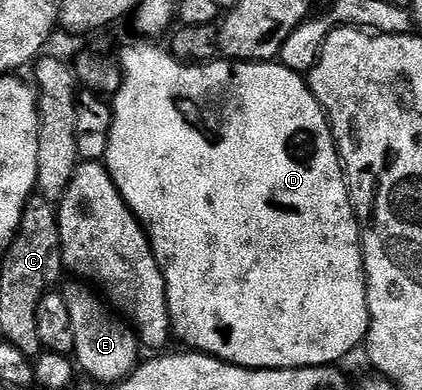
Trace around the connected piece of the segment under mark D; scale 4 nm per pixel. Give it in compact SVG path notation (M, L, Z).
M137 41L130 47L121 51L121 63L119 62L119 86L112 96L113 124L111 125L111 141L105 154L103 163L109 175L115 181L123 201L133 210L133 215L145 229L149 236L149 243L153 246L153 256L161 266L161 272L165 278L165 292L169 302L169 322L174 336L177 335L185 343L190 343L190 348L198 352L215 355L218 359L224 359L227 363L237 363L240 367L327 367L340 364L340 359L345 359L357 346L366 342L369 333L369 302L367 301L367 289L365 288L365 258L361 252L361 224L357 222L357 212L353 206L353 198L349 196L349 181L345 178L345 169L341 162L341 152L337 149L337 138L333 136L333 129L329 126L329 117L321 108L313 92L309 90L308 82L300 74L290 68L282 66L280 62L267 63L239 63L236 61L214 61L194 65L182 63L168 50L161 47L152 47L152 42Z

